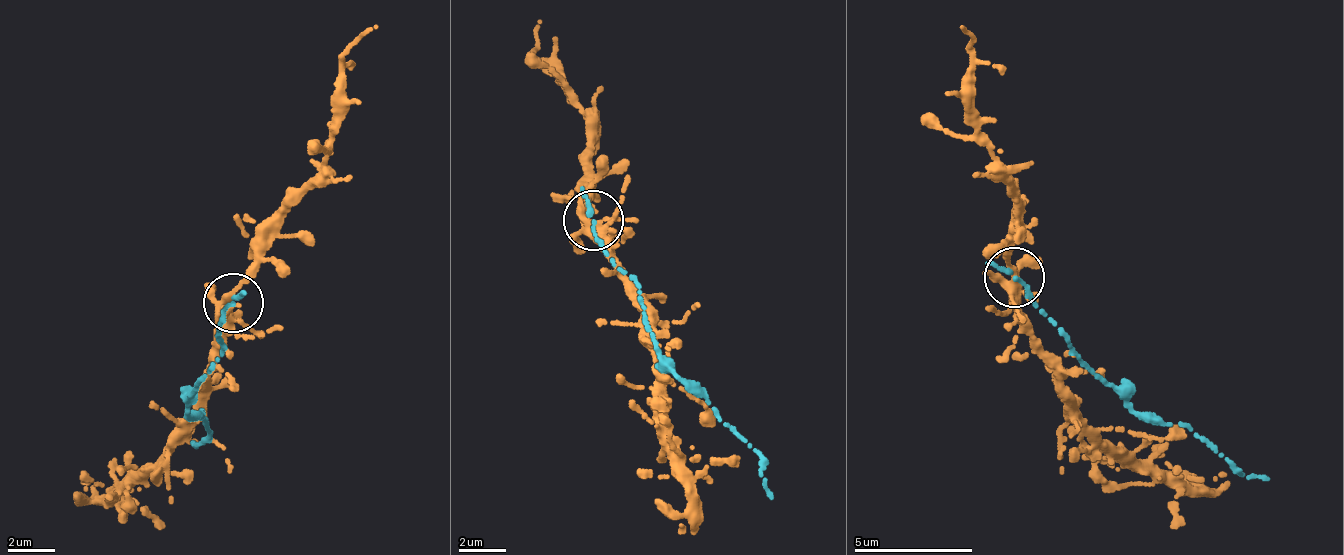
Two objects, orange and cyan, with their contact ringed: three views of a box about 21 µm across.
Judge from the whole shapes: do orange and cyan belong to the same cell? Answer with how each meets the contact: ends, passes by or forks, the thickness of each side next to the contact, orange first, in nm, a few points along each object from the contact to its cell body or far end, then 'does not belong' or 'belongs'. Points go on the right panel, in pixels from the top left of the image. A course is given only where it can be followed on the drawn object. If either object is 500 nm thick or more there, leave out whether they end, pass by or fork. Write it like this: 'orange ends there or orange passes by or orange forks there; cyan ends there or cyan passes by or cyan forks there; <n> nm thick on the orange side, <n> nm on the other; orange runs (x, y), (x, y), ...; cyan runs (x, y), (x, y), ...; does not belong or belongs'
orange forks there; cyan passes by; 340 nm thick on the orange side, 170 nm on the other; orange runs (1011, 278), (1016, 317), (1076, 414), (1104, 444), (1196, 490), (1177, 472); cyan runs (1013, 279), (1026, 287), (1066, 343), (1129, 408), (1177, 423), (1228, 459), (1241, 473), (1268, 478); belongs

